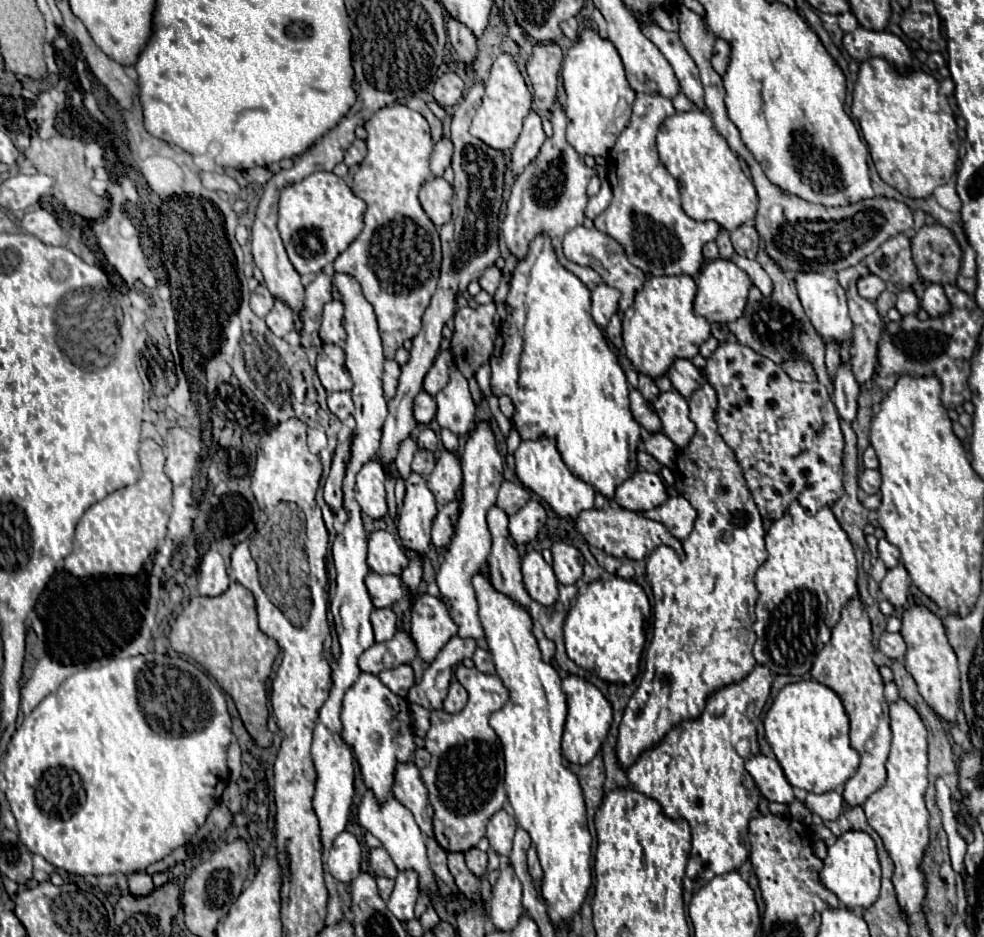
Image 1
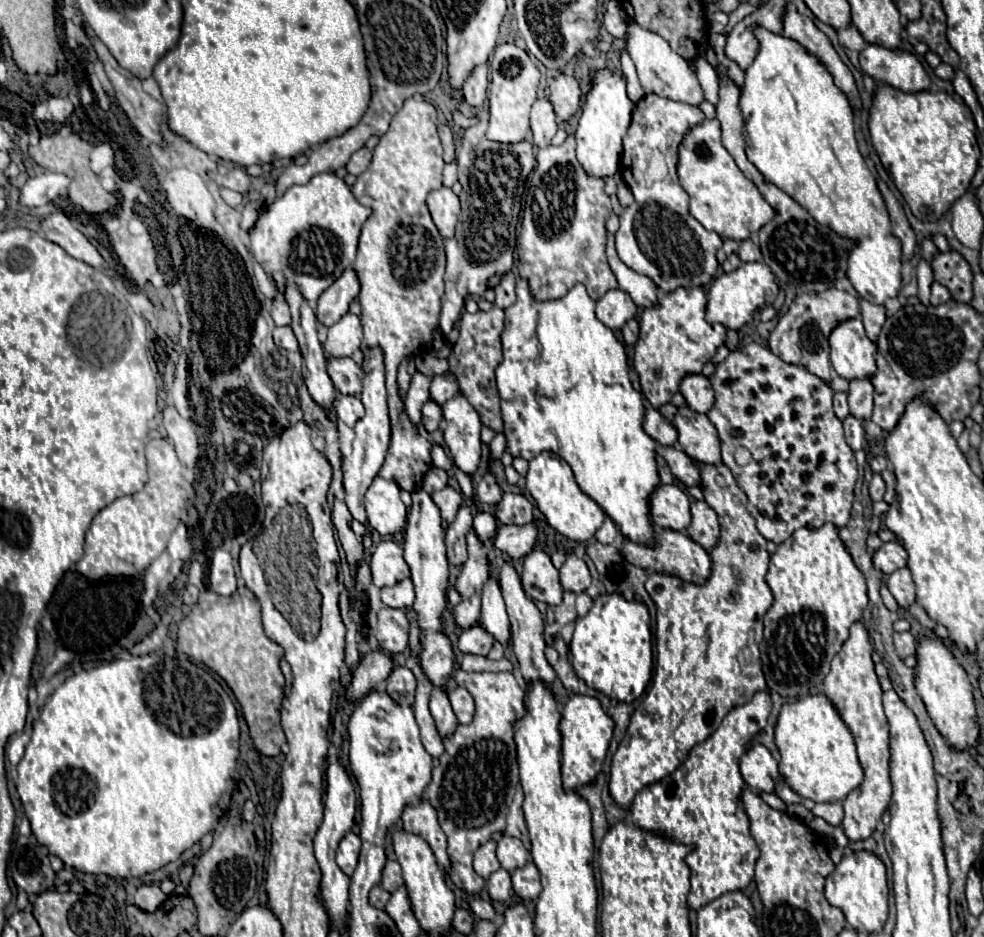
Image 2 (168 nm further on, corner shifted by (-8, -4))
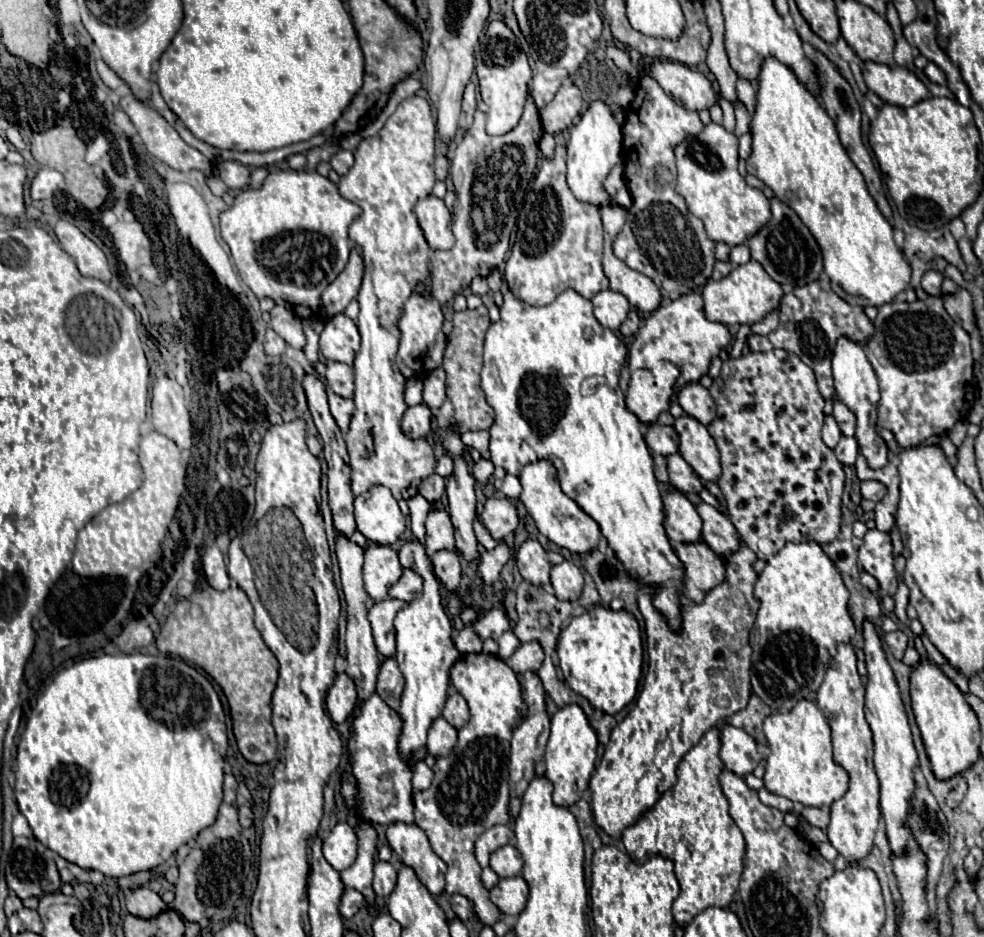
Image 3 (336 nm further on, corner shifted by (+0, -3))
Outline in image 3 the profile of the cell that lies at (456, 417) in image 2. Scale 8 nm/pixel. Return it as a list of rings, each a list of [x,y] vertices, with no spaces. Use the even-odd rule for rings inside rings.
[[[450,430],[446,434],[442,434],[442,444],[444,448],[452,454],[454,458],[454,474],[452,478],[446,480],[446,498],[448,498],[448,514],[450,514],[450,520],[454,524],[454,536],[456,536],[456,546],[460,550],[460,554],[468,560],[468,562],[474,562],[478,558],[478,552],[476,552],[476,536],[474,536],[474,530],[472,530],[472,524],[474,524],[474,518],[476,518],[476,496],[474,496],[474,486],[476,486],[476,480],[472,478],[472,474],[468,472],[468,466],[464,462],[464,444],[460,440],[460,436]]]

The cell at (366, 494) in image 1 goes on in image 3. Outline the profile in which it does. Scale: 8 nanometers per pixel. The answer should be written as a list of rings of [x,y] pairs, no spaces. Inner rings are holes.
[[[372,486],[366,494],[356,496],[354,514],[358,530],[376,544],[390,546],[406,530],[398,502],[384,486]]]

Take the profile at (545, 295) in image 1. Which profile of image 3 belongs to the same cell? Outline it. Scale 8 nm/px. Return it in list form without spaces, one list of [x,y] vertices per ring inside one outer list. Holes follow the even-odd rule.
[[[568,288],[564,290],[552,304],[548,306],[530,306],[524,304],[522,300],[518,300],[510,290],[504,292],[504,306],[500,308],[500,320],[496,324],[492,324],[486,332],[486,344],[484,344],[484,368],[482,368],[482,390],[486,392],[486,400],[488,404],[494,408],[496,416],[494,422],[490,426],[490,454],[492,454],[492,464],[504,468],[508,474],[520,476],[522,468],[530,462],[538,462],[538,460],[548,460],[554,464],[554,468],[558,470],[558,480],[562,486],[562,492],[566,496],[570,496],[590,518],[596,520],[596,524],[600,526],[602,536],[606,538],[608,546],[616,552],[618,560],[624,564],[624,568],[628,568],[628,576],[632,576],[632,580],[640,582],[642,586],[650,586],[654,588],[654,606],[660,614],[664,614],[664,618],[668,620],[668,626],[672,628],[672,632],[680,632],[680,596],[682,596],[682,578],[684,578],[684,564],[680,564],[680,558],[676,556],[674,548],[670,546],[670,540],[666,536],[664,530],[664,506],[662,506],[662,496],[660,496],[660,488],[658,488],[658,480],[654,476],[654,468],[652,468],[652,456],[648,452],[648,446],[644,442],[644,436],[640,432],[640,420],[628,412],[626,404],[624,404],[624,394],[618,388],[618,378],[620,378],[620,370],[626,362],[626,346],[620,342],[620,338],[610,330],[604,328],[594,312],[592,312],[592,302],[582,298],[576,290]],[[588,378],[604,378],[606,384],[600,384],[600,388],[592,388],[592,390],[584,390],[584,382]]]

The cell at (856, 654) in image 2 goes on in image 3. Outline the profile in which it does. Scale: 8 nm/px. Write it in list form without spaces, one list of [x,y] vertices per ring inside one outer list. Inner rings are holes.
[[[840,644],[838,654],[832,658],[824,682],[818,690],[818,708],[824,712],[832,728],[834,762],[850,776],[848,792],[830,806],[832,816],[826,834],[838,854],[842,854],[846,862],[856,864],[874,848],[874,834],[878,830],[880,818],[880,788],[872,764],[872,732],[864,718],[864,686],[856,670],[856,656],[850,644]]]

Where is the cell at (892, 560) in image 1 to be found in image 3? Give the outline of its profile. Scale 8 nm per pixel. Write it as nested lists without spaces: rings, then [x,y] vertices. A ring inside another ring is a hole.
[[[876,528],[868,530],[862,546],[858,548],[858,562],[862,568],[878,580],[876,598],[894,596],[898,590],[898,574],[894,570],[892,542],[888,532],[880,532]]]

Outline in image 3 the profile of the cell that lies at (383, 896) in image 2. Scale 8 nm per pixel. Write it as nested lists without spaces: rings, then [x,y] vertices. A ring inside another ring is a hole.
[[[344,890],[342,898],[340,898],[340,904],[338,904],[342,920],[352,918],[362,906],[364,906],[364,896],[360,892],[356,892],[356,890]]]

